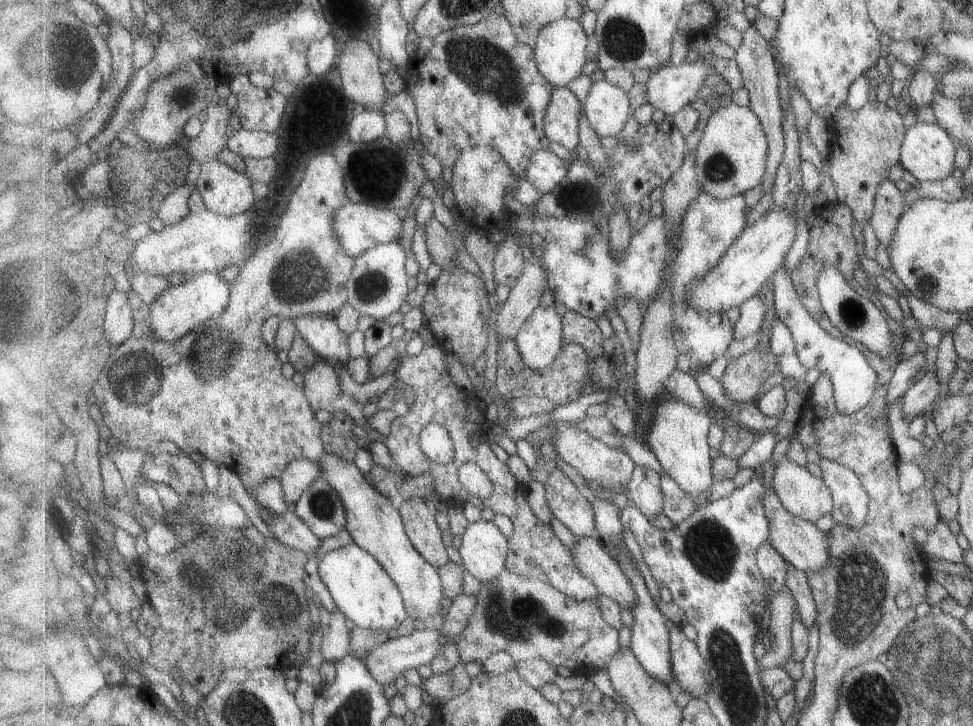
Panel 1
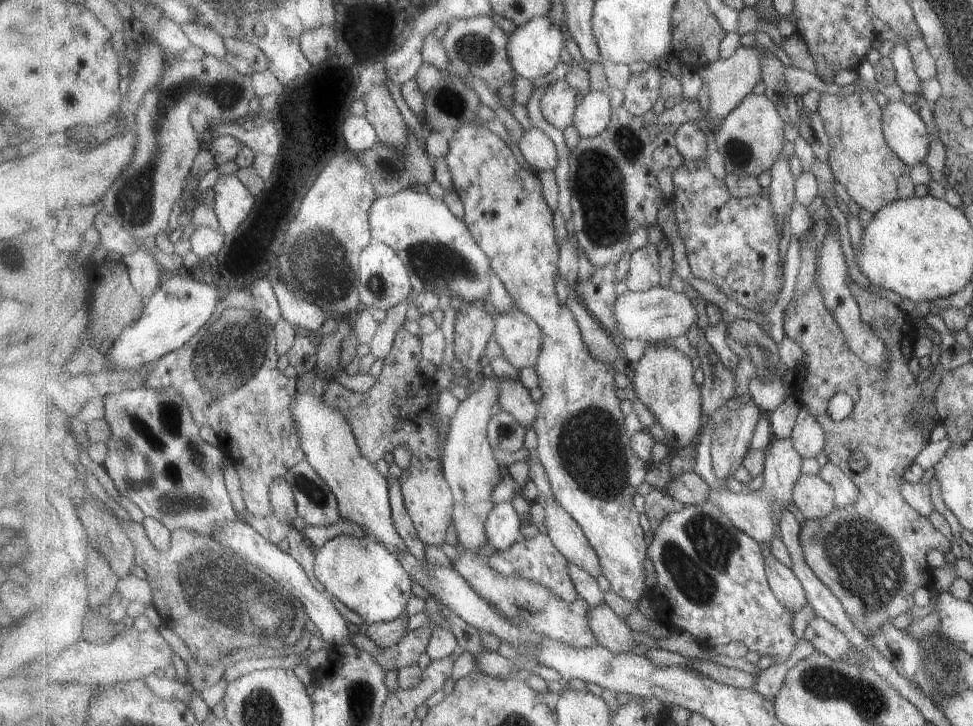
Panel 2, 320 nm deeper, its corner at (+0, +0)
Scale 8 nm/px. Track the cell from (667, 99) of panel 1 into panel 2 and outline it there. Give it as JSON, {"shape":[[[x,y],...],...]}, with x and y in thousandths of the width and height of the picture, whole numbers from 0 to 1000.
{"shape":[[[677,91],[660,99],[650,102],[647,116],[642,121],[642,143],[646,154],[653,160],[661,160],[671,150],[671,145],[679,132],[679,118],[681,116],[681,102]]]}

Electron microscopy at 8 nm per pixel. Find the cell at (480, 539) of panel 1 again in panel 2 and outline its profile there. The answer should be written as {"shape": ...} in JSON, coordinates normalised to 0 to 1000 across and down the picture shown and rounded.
{"shape":[[[525,691],[511,694],[498,719],[498,738],[510,760],[530,751],[538,727],[538,716]]]}

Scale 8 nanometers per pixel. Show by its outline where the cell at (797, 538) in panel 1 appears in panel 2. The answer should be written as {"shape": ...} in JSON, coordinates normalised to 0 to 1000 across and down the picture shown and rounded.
{"shape":[[[813,603],[812,605],[792,605],[791,612],[786,618],[787,634],[783,658],[784,669],[772,679],[763,680],[751,675],[733,675],[729,680],[728,689],[735,691],[737,700],[745,711],[749,711],[751,718],[760,730],[768,733],[772,741],[776,741],[782,751],[788,751],[802,736],[802,719],[807,705],[811,705],[809,694],[816,693],[815,680],[818,665],[826,653],[824,642],[826,632],[819,623]]]}

